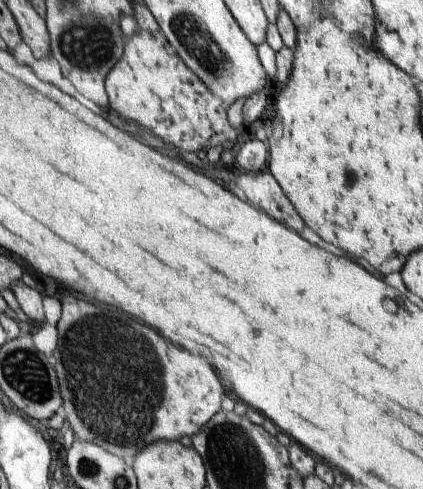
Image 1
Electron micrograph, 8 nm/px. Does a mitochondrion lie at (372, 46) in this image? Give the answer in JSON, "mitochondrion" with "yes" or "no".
{"mitochondrion":"no"}

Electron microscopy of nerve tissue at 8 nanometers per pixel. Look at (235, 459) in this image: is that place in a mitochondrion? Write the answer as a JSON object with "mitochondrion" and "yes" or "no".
{"mitochondrion":"yes"}

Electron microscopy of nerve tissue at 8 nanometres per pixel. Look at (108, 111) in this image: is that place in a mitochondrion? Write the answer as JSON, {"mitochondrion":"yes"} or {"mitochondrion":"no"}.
{"mitochondrion":"no"}

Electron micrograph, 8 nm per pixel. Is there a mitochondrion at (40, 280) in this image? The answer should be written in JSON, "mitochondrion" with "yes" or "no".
{"mitochondrion":"no"}

